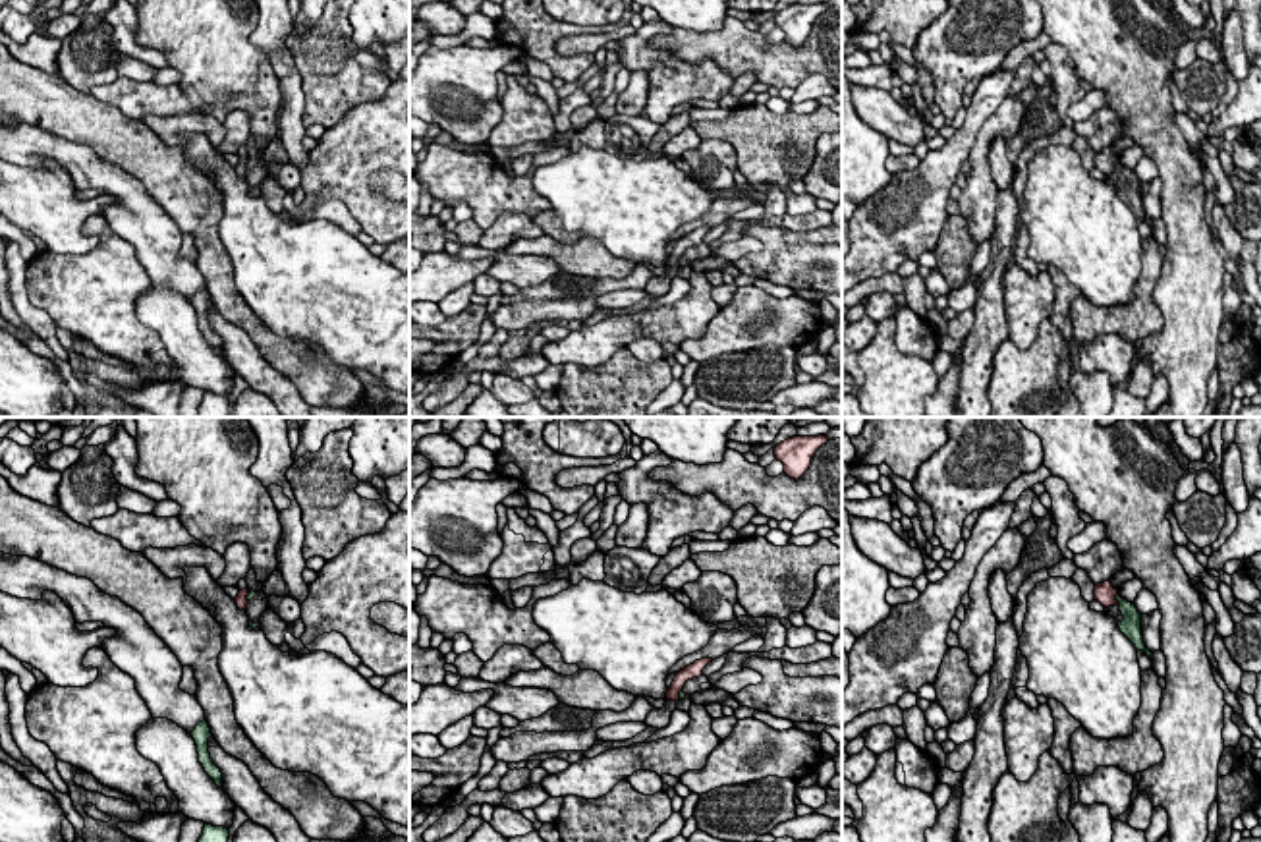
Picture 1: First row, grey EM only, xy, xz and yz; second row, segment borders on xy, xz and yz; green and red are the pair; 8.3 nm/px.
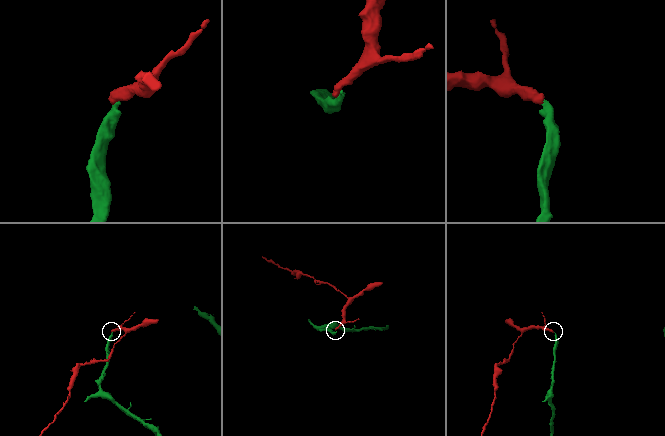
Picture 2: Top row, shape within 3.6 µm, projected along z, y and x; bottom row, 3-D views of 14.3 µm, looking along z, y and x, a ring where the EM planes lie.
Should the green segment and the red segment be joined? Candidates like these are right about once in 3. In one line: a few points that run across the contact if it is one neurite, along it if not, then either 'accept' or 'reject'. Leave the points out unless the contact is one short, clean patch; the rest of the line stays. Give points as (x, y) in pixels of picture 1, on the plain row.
line yz (1117, 161), (1120, 172); reject

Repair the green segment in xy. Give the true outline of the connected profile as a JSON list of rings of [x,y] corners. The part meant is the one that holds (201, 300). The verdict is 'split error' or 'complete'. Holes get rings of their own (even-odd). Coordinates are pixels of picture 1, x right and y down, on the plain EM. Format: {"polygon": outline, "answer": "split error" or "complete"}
{"polygon": [[[207,286],[195,294],[191,299],[191,305],[195,307],[197,321],[199,321],[199,330],[203,332],[205,340],[214,348],[218,355],[224,357],[222,353],[222,340],[220,336],[212,330],[210,321],[209,321],[209,305],[210,305],[210,295]]], "answer": "complete"}

